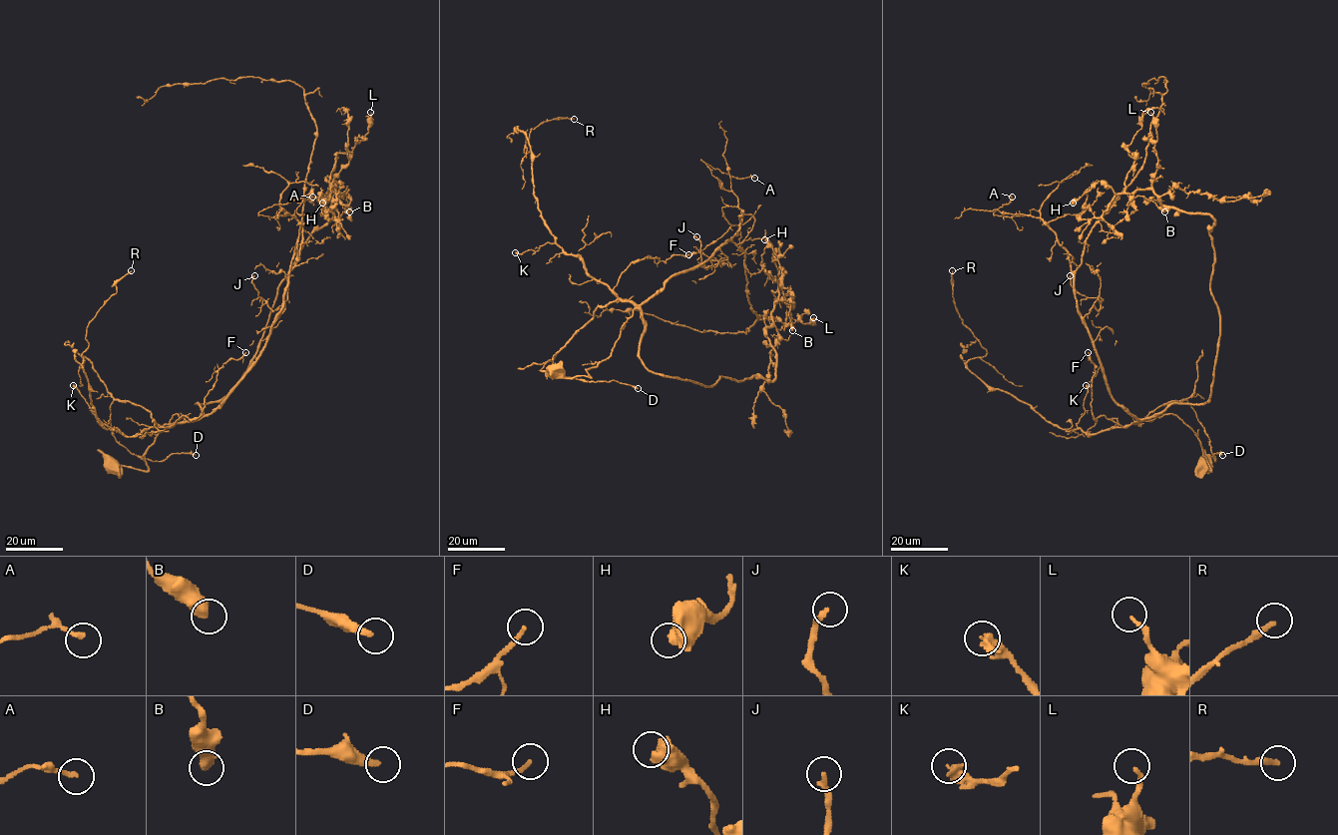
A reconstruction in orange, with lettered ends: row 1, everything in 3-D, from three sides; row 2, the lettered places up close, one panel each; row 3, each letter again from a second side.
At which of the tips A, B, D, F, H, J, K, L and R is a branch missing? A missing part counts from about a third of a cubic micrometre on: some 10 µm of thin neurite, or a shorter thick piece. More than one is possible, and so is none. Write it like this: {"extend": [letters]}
{"extend": ["J", "K", "R"]}

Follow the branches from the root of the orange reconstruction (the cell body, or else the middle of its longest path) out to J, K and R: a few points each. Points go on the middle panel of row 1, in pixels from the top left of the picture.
J: (555, 371), (591, 377), (632, 311), (673, 275), (717, 249), (727, 258), (705, 268), (696, 236)
K: (555, 371), (591, 377), (587, 369), (611, 354), (635, 306), (557, 244), (515, 252)
R: (555, 371), (591, 377), (635, 307), (558, 244), (539, 208), (525, 133), (528, 153), (532, 129), (574, 119)

